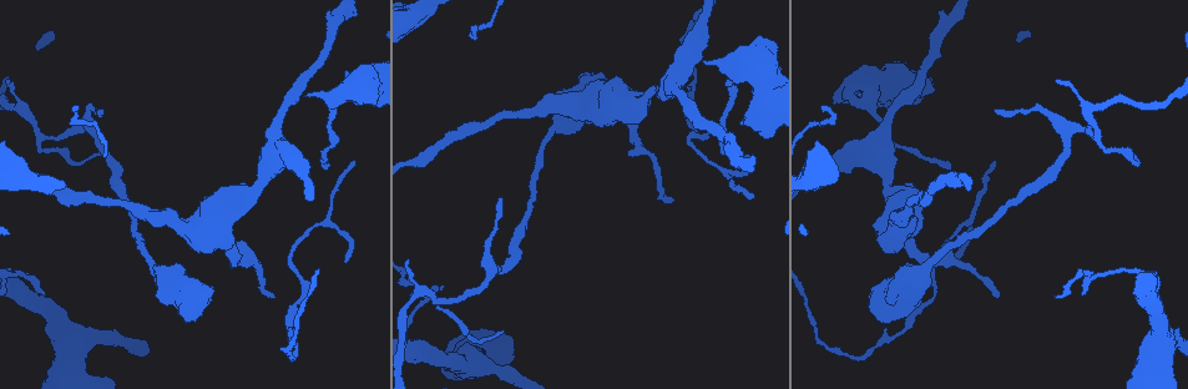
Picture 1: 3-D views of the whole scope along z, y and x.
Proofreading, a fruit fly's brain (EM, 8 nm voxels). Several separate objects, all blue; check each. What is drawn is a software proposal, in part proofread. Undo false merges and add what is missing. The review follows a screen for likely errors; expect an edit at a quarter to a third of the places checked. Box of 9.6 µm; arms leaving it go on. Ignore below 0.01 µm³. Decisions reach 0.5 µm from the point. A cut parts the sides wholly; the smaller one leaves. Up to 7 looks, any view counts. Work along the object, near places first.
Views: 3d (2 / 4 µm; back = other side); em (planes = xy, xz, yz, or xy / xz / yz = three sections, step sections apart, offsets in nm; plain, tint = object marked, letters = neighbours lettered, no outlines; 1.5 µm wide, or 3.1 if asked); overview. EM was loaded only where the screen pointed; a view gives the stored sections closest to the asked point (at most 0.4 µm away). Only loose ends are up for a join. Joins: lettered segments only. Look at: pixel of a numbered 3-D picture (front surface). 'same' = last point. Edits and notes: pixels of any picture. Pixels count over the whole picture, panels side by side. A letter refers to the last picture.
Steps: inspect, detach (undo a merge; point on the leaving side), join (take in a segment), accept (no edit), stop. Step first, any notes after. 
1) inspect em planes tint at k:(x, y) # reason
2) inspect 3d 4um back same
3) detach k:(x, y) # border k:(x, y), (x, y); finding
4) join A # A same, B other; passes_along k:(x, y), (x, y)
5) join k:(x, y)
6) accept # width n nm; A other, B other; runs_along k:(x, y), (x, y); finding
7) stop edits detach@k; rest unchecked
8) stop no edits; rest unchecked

inspect 3d 2um at 1:(679, 92) # sudden change in width

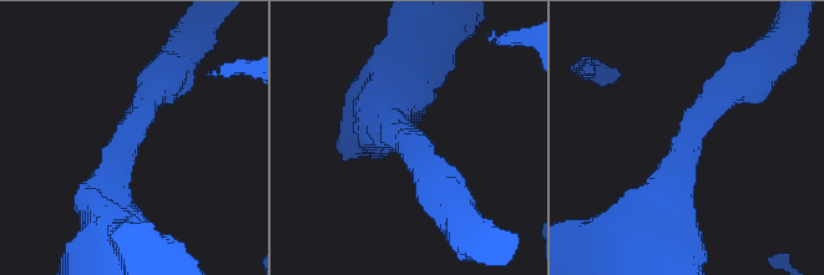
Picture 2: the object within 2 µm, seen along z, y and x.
inspect em xy step 8 plain at 2:(688, 152) # arm_widths 300, 500 nm

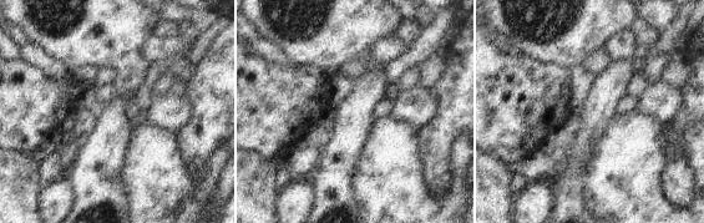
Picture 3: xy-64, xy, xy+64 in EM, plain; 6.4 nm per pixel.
inspect em xy step 8 letters same # what lies round it

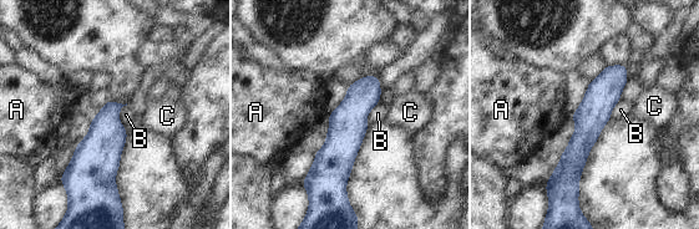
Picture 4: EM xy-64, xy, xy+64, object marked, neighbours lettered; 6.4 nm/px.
accept # A other, B other, C other; one cell here

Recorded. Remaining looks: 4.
inspect em xy step 4 tint at 1:(503, 333) # thin end

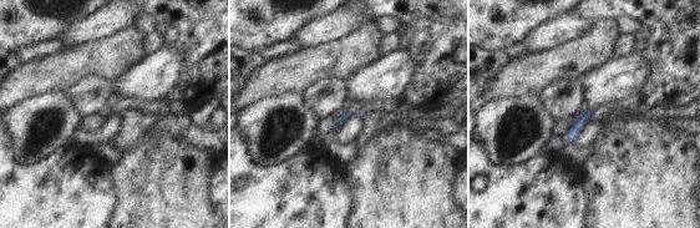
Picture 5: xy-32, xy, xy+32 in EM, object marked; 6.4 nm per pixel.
inspect em planes letters same

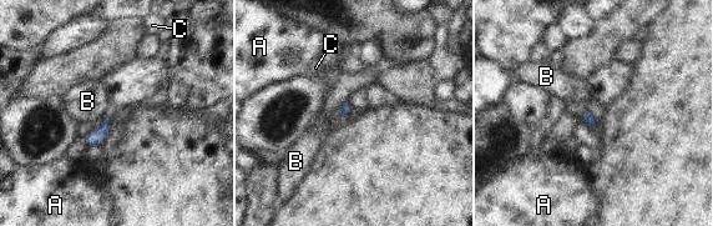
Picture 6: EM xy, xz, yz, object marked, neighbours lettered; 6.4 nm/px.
accept # longest_contact B 50 nm; A other, B other, C other; border 6:(587, 110), (592, 114); none of them fits

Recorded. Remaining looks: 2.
inspect em xy step 8 tint at 1:(440, 304) # a fork

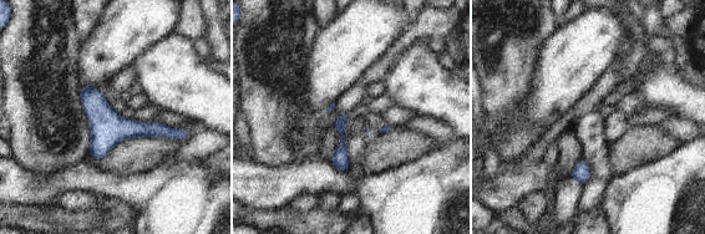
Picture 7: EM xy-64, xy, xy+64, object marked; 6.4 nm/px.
inspect em planes letters same

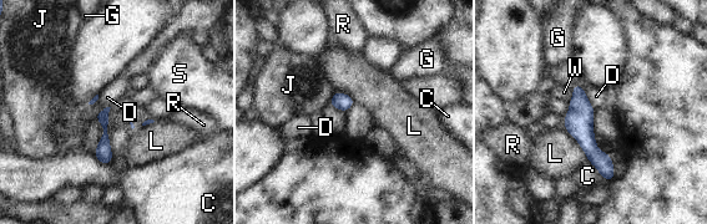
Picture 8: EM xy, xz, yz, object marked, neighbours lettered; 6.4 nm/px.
accept # C other, D other, G other, J other, L other, R other, S other, W other; runs_along 8:(577, 87), (581, 130), (609, 177); all the same cell

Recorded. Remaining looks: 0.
stop no edits; rest unchecked

